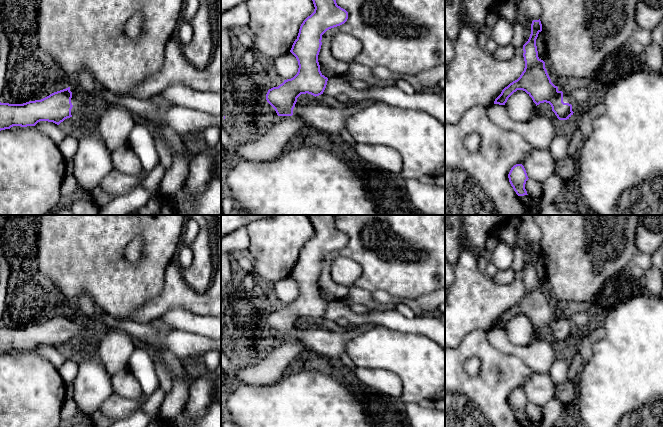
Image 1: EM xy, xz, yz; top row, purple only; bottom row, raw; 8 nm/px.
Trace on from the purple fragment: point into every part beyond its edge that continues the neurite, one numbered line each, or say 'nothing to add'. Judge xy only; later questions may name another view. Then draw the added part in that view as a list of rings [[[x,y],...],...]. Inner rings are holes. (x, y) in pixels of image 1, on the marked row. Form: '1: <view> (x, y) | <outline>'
1: xy (77, 110) | [[[72,92],[72,98],[71,98],[71,103],[73,105],[71,109],[71,115],[73,118],[76,118],[78,116],[83,116],[85,115],[83,113],[83,104],[82,102],[77,98],[76,93]]]

